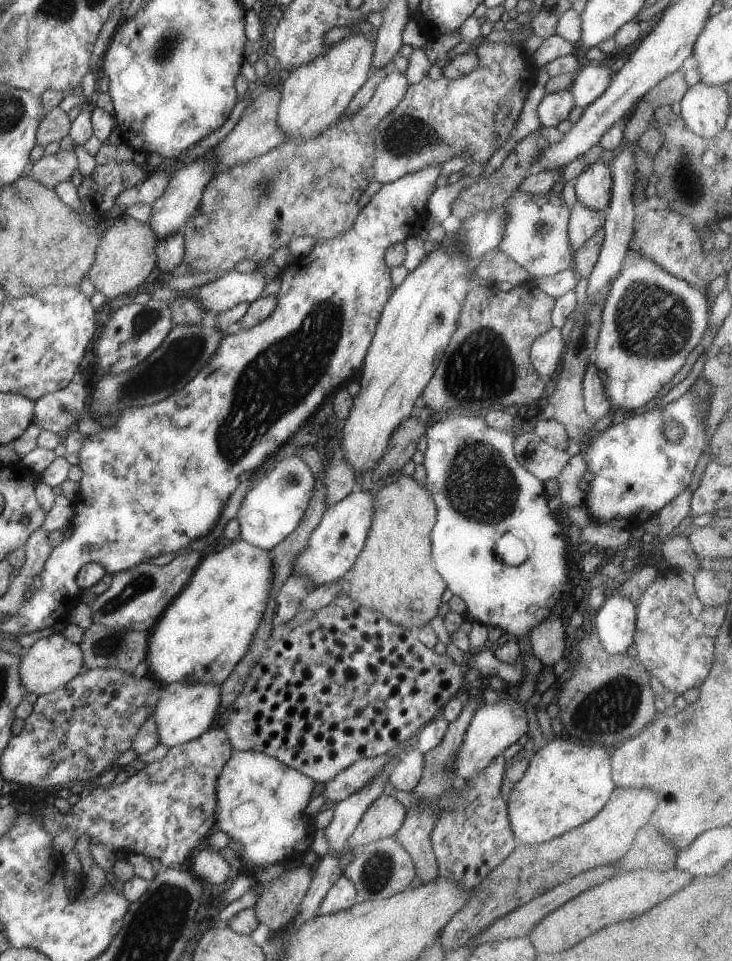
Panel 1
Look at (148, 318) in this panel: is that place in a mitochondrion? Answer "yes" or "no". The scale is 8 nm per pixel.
yes

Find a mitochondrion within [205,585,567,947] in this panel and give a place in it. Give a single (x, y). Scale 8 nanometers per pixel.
(377, 871)

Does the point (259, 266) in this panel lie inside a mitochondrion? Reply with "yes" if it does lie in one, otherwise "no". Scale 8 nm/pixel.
no

